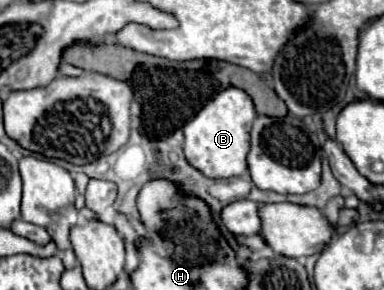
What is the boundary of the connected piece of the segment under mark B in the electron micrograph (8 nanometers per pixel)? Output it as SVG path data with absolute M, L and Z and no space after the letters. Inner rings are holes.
M237 87L221 91L215 99L205 105L187 125L185 125L185 157L187 161L205 173L207 177L239 177L247 173L247 153L249 153L249 133L253 119L257 117L251 97Z

